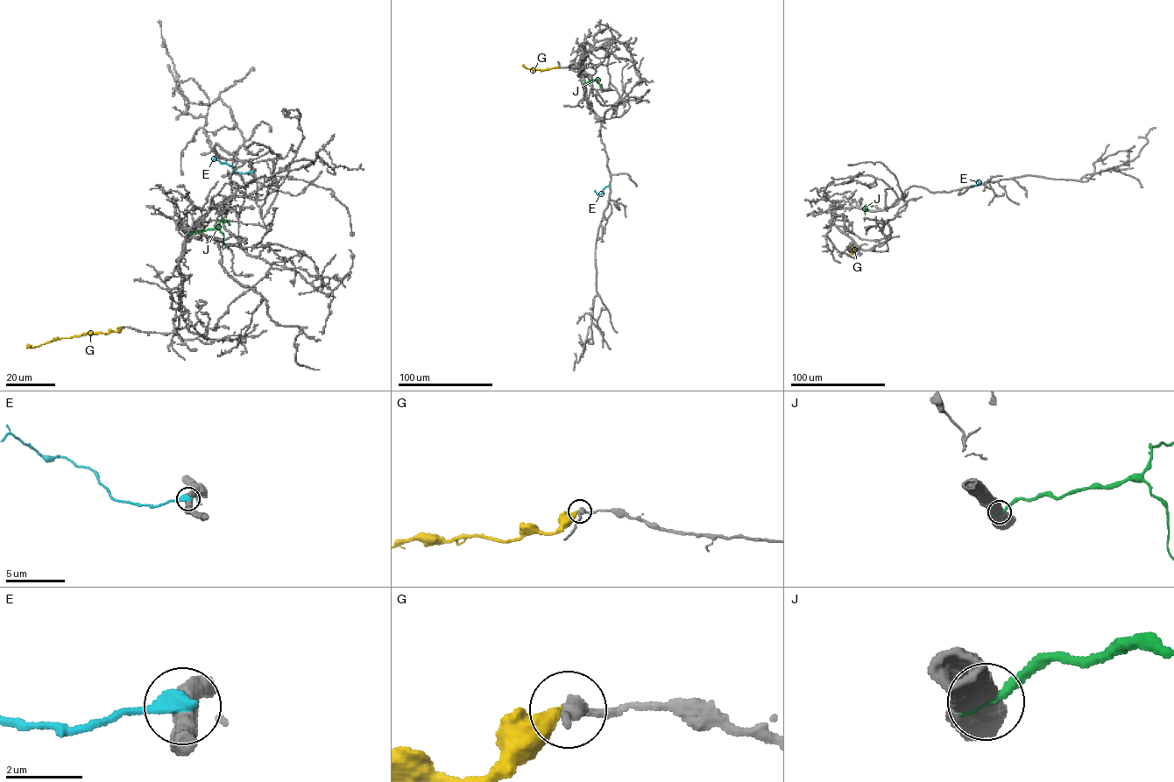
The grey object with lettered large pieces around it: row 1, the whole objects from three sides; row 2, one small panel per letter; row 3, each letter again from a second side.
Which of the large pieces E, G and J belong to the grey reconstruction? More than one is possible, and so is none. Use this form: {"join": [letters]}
{"join": []}

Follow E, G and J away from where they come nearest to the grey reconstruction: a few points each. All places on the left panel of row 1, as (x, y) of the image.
E: (251, 172), (237, 172), (226, 163), (213, 159)
G: (122, 327), (108, 333), (83, 334), (30, 347), (26, 345)
J: (188, 235), (215, 228), (220, 221), (226, 221), (229, 224)

